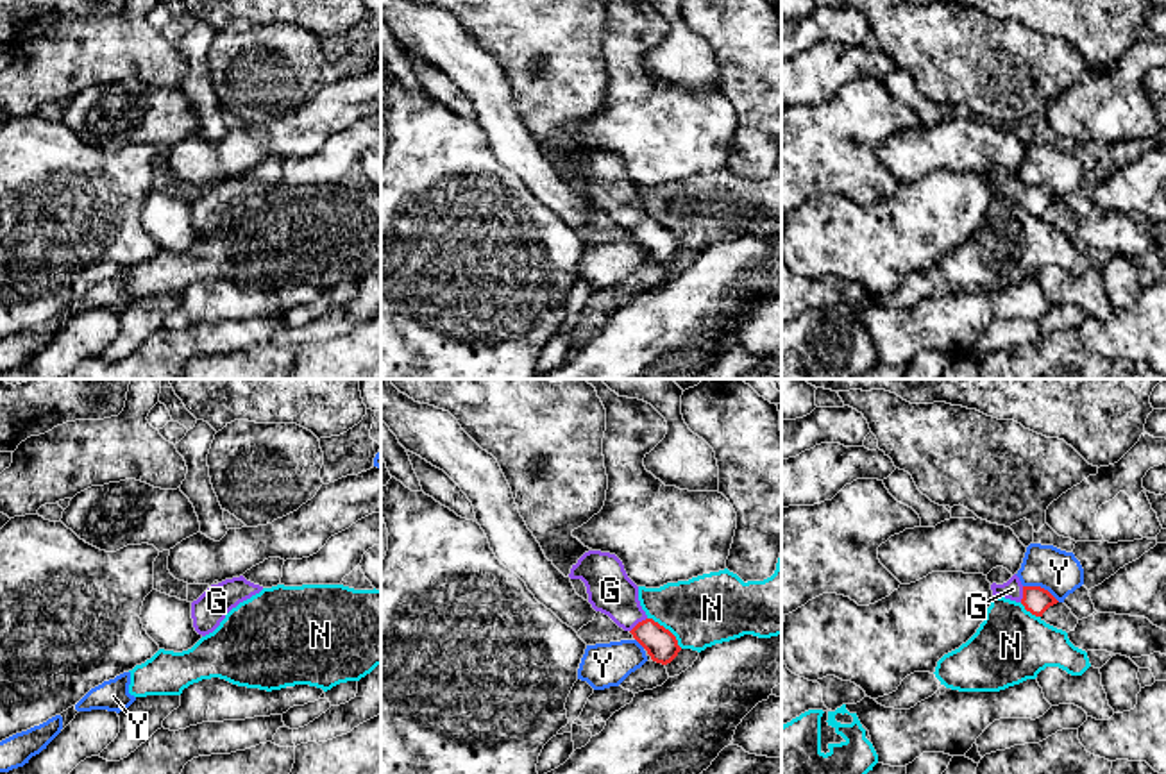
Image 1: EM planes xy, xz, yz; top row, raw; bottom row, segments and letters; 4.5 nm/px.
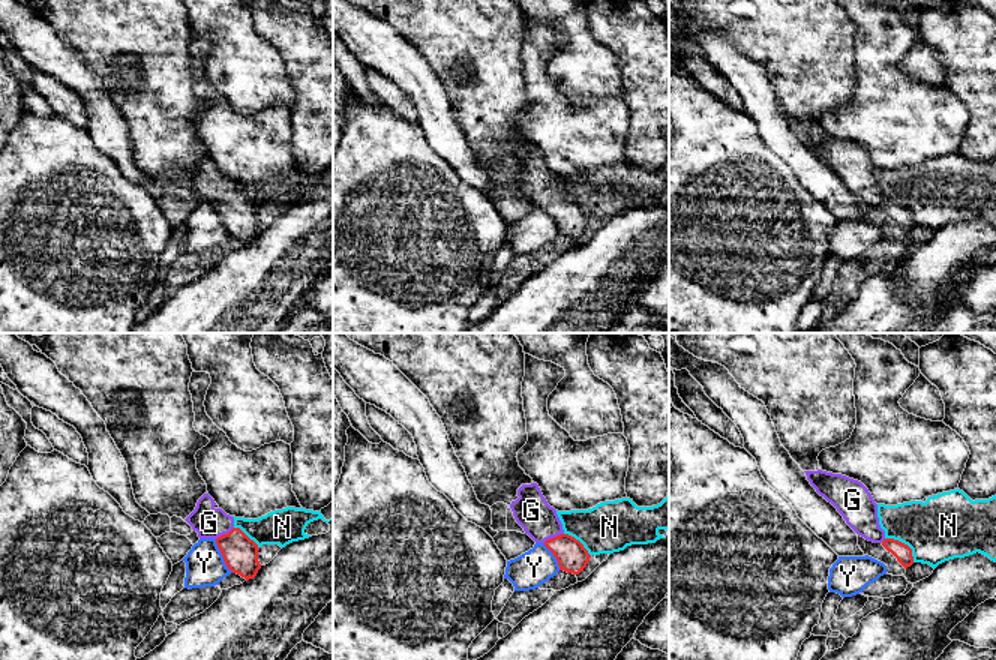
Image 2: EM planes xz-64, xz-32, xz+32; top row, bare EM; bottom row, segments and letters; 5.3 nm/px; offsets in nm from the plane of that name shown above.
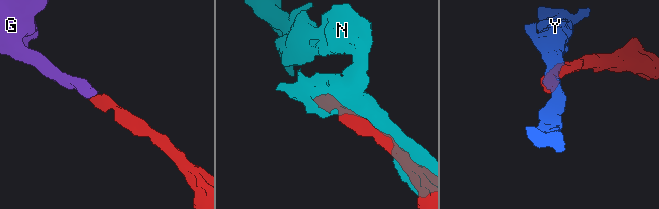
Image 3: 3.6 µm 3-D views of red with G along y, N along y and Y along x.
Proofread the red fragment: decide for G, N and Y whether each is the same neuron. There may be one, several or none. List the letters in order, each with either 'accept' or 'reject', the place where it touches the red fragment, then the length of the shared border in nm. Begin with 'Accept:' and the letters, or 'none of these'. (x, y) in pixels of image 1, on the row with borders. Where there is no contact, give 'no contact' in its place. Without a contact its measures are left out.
Accept: G
G: accept; meets red in xz at (637, 624); contact 100 nm long
N: reject; meets red in xz at (667, 630); contact 220 nm long
Y: reject; meets red in yz at (1039, 587); contact 180 nm long

